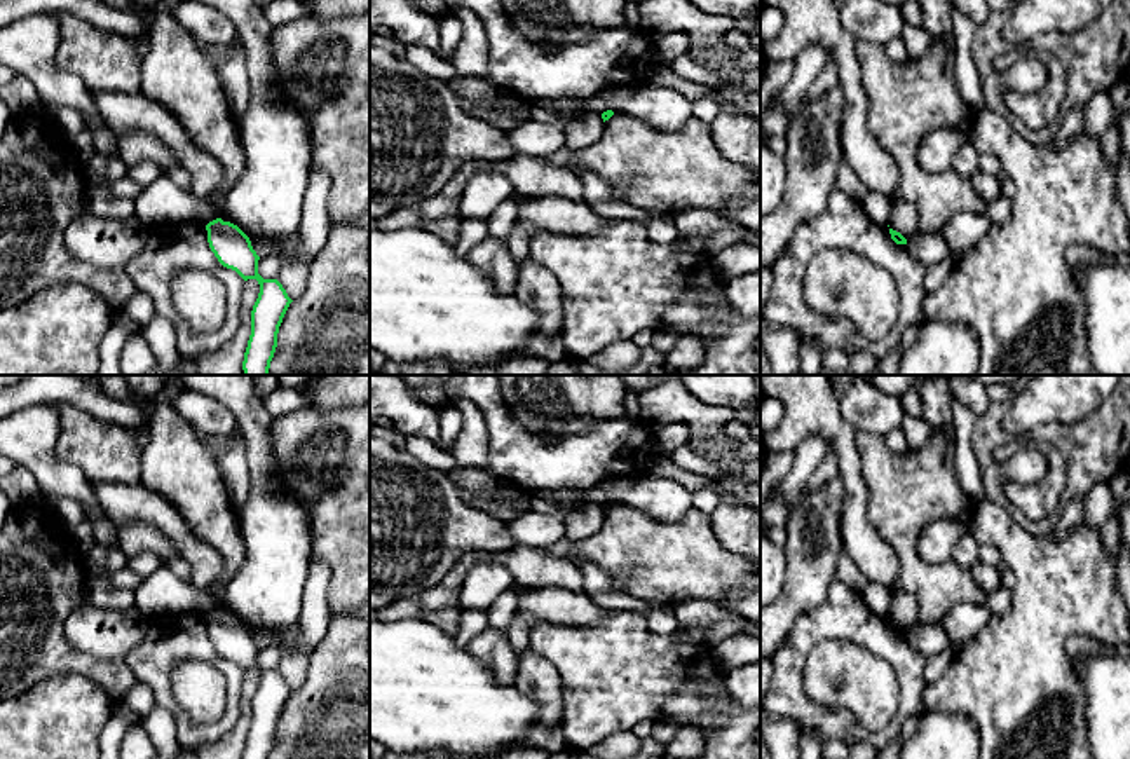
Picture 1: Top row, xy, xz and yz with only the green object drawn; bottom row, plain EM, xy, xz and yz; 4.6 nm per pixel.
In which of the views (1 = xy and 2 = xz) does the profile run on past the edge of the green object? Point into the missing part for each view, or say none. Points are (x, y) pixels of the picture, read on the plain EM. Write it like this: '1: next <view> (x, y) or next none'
1: next none
2: next none

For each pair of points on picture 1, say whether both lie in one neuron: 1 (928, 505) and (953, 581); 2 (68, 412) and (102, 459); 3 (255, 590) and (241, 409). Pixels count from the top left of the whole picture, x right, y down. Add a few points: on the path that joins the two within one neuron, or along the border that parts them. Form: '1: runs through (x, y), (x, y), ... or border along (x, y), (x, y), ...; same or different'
1: runs through (909, 529), (909, 557), (928, 576); same
2: runs through (75, 424), (95, 447); same
3: runs through (260, 545), (260, 454); same

